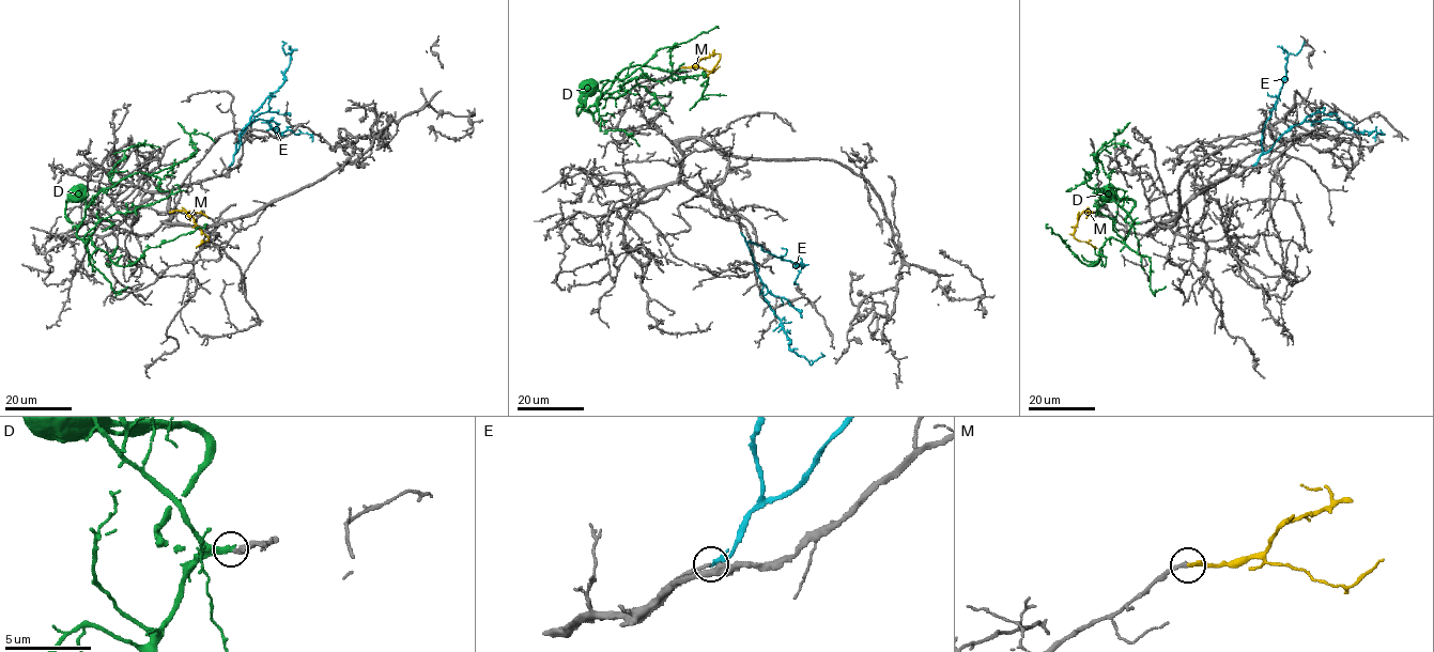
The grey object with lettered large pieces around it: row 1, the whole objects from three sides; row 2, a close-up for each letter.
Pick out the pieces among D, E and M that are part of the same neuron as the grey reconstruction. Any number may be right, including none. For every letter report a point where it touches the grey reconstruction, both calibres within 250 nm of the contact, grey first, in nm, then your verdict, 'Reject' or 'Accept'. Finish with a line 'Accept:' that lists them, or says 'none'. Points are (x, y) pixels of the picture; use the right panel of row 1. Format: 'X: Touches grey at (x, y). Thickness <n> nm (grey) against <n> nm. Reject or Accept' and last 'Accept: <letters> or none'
D: Touches grey at (1139, 222). Thickness 320 nm (grey) against 340 nm. Reject
E: Touches grey at (1252, 166). Thickness 180 nm (grey) against 240 nm. Accept
M: Touches grey at (1088, 213). Thickness 200 nm (grey) against 260 nm. Accept
Accept: E, M

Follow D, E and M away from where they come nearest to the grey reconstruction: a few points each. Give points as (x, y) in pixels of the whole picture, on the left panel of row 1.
D: (82, 222), (85, 210), (103, 189), (138, 172), (153, 174), (187, 160), (196, 152), (191, 133), (214, 141)
E: (229, 166), (247, 125), (257, 119), (267, 121), (275, 133), (290, 129), (309, 134), (311, 141)
M: (170, 212), (184, 211), (206, 236), (207, 241), (196, 248)

